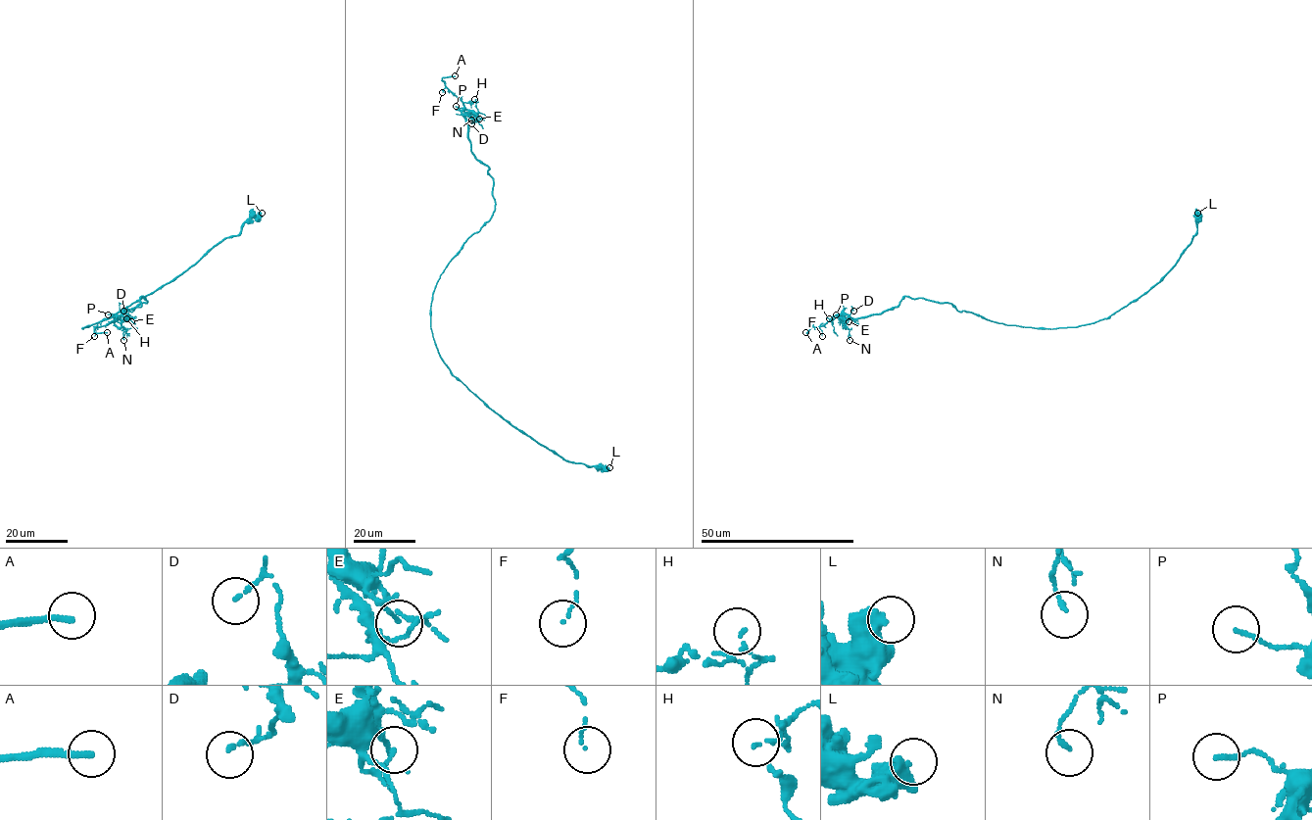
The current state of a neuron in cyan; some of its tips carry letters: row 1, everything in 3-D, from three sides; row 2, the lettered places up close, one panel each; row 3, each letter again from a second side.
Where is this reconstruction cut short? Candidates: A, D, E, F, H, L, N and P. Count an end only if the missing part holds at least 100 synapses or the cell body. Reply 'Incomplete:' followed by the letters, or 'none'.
Incomplete: A

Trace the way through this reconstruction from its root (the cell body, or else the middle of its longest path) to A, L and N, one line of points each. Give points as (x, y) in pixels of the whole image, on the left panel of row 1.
A: (82, 328), (131, 312), (145, 298), (120, 318), (94, 329), (107, 332)
L: (82, 328), (109, 317), (174, 279), (224, 239), (236, 236), (244, 222), (262, 213)
N: (82, 328), (131, 312), (147, 302), (144, 296), (140, 307), (128, 309), (115, 322), (125, 330), (123, 340)

